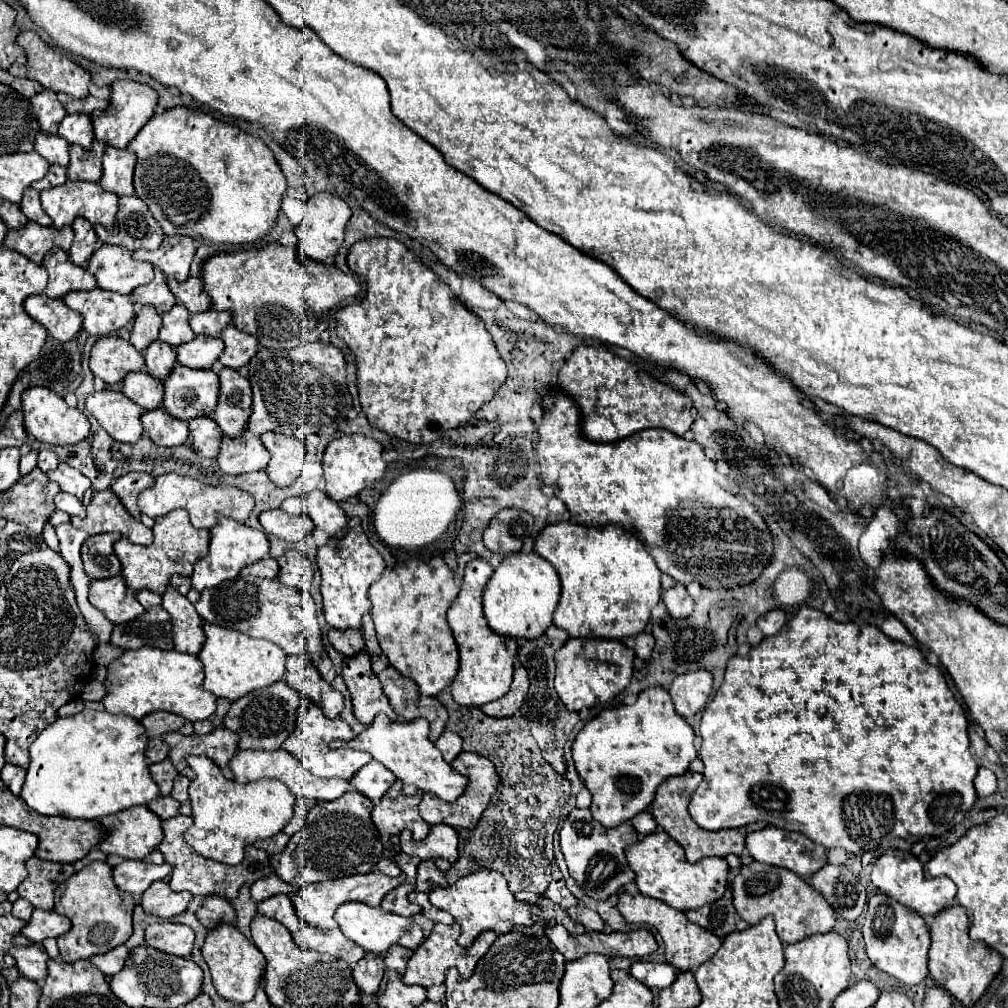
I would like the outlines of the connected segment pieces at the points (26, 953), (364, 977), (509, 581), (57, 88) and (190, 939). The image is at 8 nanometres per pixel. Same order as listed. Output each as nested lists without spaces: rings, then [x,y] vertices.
[[[42,944],[14,946],[14,958],[16,958],[16,966],[22,976],[26,976],[28,980],[40,982],[40,984],[44,982],[44,978],[48,974],[46,962],[50,960],[50,956]]]
[[[366,952],[364,958],[354,966],[352,974],[354,974],[354,982],[358,982],[358,988],[362,990],[362,994],[372,994],[378,992],[380,980],[384,976],[384,954],[374,954],[374,952]]]
[[[518,552],[518,554],[504,556],[500,566],[490,576],[484,588],[484,616],[496,634],[514,636],[514,638],[538,638],[552,624],[552,614],[556,610],[558,598],[560,598],[560,578],[554,566],[546,558],[538,556],[536,552],[530,554]]]
[[[26,30],[18,34],[18,44],[26,50],[28,62],[26,64],[12,64],[8,68],[10,74],[20,76],[20,78],[32,78],[38,80],[44,88],[52,90],[52,92],[66,92],[74,98],[86,98],[88,96],[88,86],[90,86],[90,72],[86,72],[80,64],[76,64],[72,58],[68,58],[66,54],[62,54],[60,50],[54,50],[52,46],[48,46],[34,30]]]
[[[156,922],[146,928],[146,946],[162,950],[166,954],[188,958],[194,946],[194,930],[184,924]]]

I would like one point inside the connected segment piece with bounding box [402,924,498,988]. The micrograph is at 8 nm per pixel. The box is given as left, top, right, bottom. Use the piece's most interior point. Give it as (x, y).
(439, 951)

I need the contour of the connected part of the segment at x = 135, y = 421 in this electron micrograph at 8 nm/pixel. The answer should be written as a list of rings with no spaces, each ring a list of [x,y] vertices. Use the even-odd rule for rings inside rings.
[[[102,390],[102,392],[92,392],[86,398],[86,410],[100,422],[100,426],[118,442],[130,442],[134,444],[142,436],[142,424],[140,424],[140,414],[144,412],[138,408],[128,396],[122,392],[114,390]]]

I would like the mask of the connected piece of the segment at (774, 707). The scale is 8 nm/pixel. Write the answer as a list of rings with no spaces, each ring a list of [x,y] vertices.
[[[802,606],[798,614],[776,636],[764,638],[758,646],[750,648],[748,656],[734,656],[728,660],[724,682],[702,714],[700,736],[702,736],[700,758],[704,762],[704,780],[692,794],[688,810],[692,820],[700,828],[712,832],[724,828],[740,828],[750,822],[766,822],[782,830],[802,832],[810,840],[826,848],[840,846],[852,854],[860,854],[866,850],[878,850],[882,844],[894,838],[916,842],[922,836],[946,834],[964,820],[966,812],[974,806],[978,798],[974,788],[974,776],[978,772],[978,764],[970,754],[968,720],[962,706],[952,696],[940,670],[928,664],[916,646],[896,642],[873,625],[859,626],[854,622],[848,624],[836,622],[822,610],[810,606]]]

